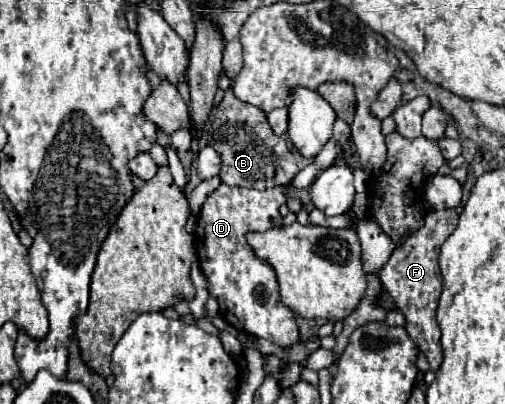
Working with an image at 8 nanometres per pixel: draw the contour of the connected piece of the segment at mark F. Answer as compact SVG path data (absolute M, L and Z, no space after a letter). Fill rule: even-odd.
M463 206L439 210L439 212L427 212L423 218L423 226L419 230L415 230L391 254L391 260L385 264L385 268L379 274L383 288L389 292L389 296L397 304L397 308L405 314L405 320L407 320L405 328L409 332L409 336L417 342L419 350L427 356L433 372L439 370L441 360L443 360L441 344L439 344L441 332L439 332L439 324L435 318L437 302L439 302L439 296L443 292L443 280L439 276L437 256L439 256L439 248L445 242L445 238L455 230L461 212L463 212Z

